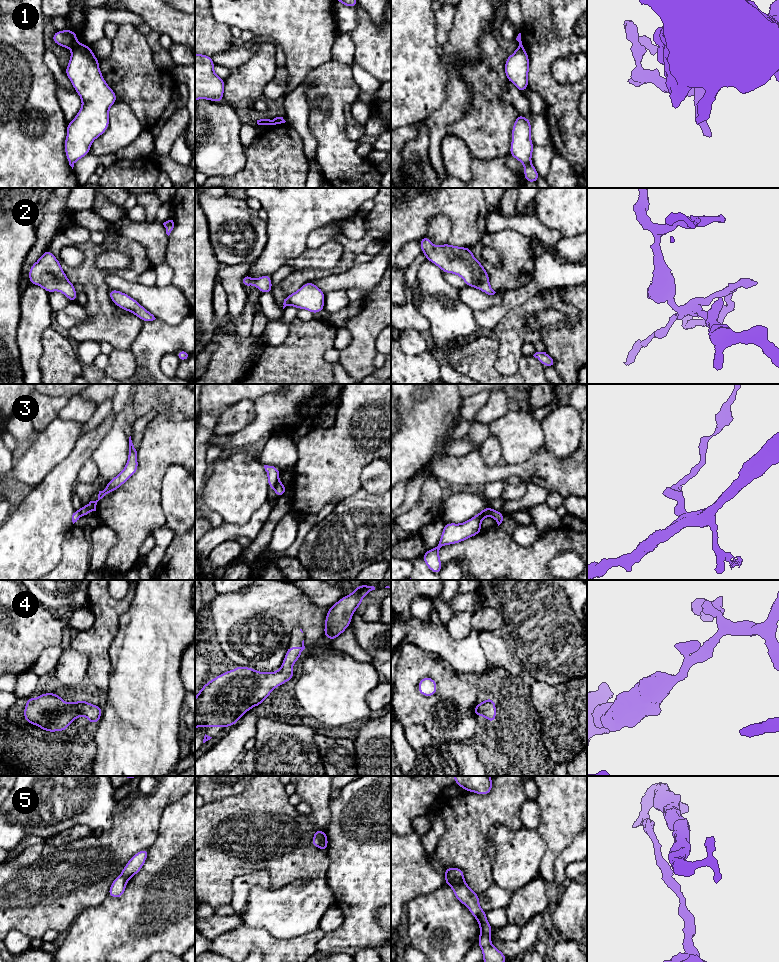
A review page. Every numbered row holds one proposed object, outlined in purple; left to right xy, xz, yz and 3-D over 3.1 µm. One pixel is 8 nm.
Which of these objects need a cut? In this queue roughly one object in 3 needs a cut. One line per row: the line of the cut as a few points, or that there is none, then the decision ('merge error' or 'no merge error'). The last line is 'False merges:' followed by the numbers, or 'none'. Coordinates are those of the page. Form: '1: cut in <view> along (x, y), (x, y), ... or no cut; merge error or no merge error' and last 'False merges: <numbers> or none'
1: cut in xy along (77, 43), (73, 48); merge error
2: no cut; no merge error
3: cut in xz along (277, 480), (273, 487); merge error
4: no cut; no merge error
5: cut in yz along (445, 876), (461, 877), (463, 879); merge error
False merges: 1, 3, 5

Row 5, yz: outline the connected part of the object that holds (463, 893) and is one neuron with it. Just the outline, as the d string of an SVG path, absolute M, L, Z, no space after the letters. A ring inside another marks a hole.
M445 877L444 883L453 889L456 899L469 909L479 924L480 936L477 944L482 949L483 962L505 962L507 957L492 945L490 934L493 928L487 920L486 912L480 907L479 895L462 878Z

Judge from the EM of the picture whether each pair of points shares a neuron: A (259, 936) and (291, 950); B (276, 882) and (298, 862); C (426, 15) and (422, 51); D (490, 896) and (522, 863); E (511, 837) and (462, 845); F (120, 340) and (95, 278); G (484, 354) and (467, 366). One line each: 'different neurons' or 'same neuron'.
A: same neuron
B: same neuron
C: same neuron
D: different neurons
E: different neurons
F: same neuron
G: same neuron

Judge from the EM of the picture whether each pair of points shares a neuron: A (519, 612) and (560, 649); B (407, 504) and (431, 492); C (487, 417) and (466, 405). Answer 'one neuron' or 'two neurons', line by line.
A: one neuron
B: two neurons
C: two neurons

